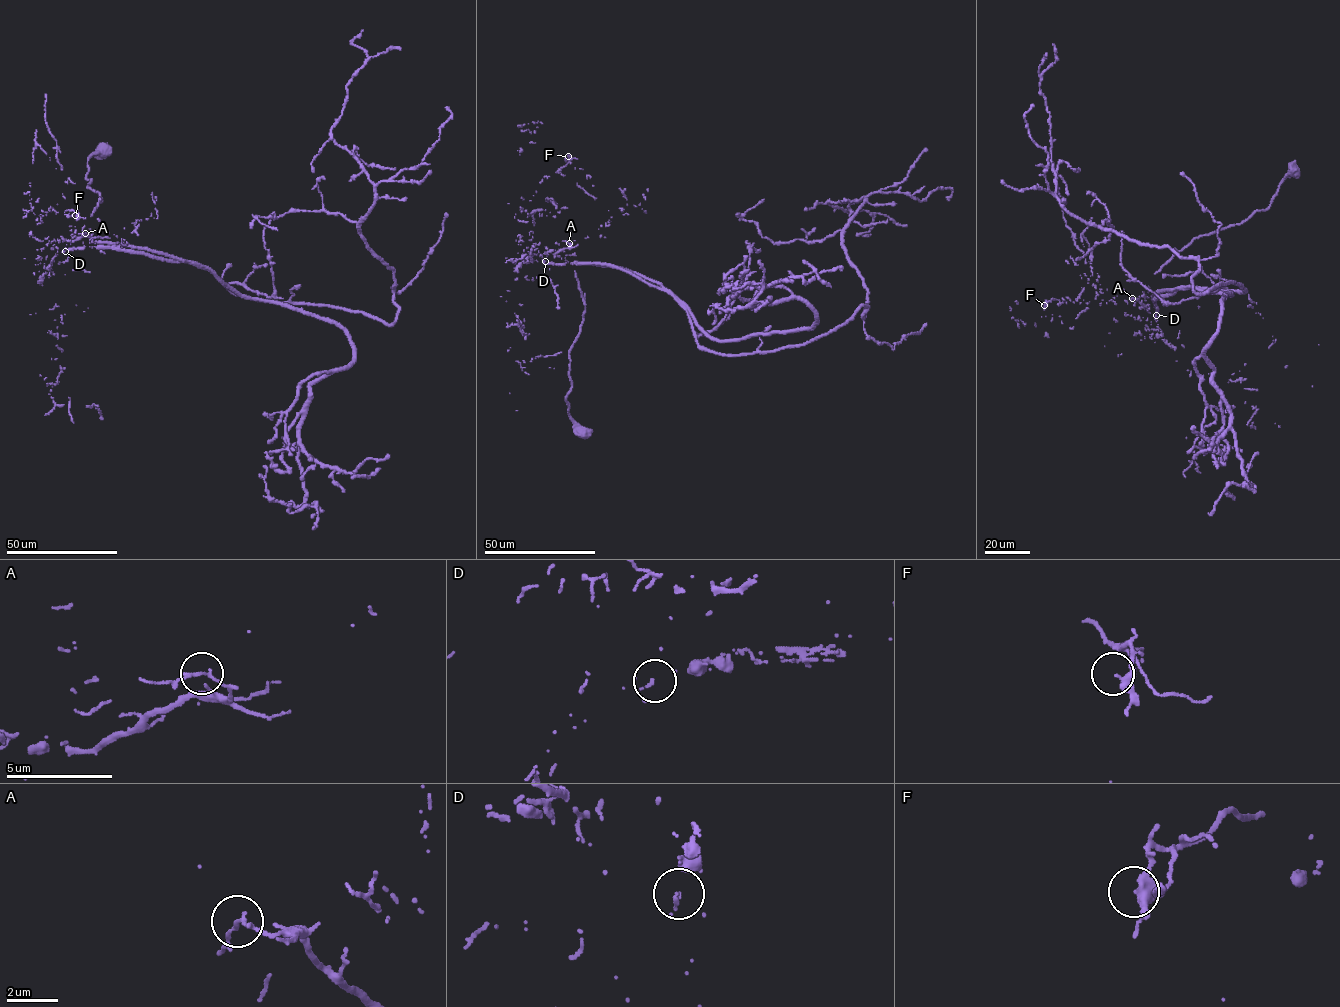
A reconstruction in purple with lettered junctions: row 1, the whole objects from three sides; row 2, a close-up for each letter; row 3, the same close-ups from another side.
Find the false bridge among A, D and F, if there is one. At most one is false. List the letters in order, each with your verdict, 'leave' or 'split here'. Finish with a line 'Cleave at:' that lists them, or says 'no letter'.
A: split here
D: leave
F: leave
Cleave at: A

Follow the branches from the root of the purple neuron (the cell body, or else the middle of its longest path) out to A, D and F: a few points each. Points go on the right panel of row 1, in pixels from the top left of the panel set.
A: (1293, 167), (1267, 208), (1256, 211), (1240, 223), (1195, 238), (1154, 273), (1147, 296), (1140, 303), (1132, 298)
D: (1293, 167), (1267, 208), (1240, 223), (1195, 238), (1154, 273), (1147, 296), (1141, 302), (1156, 315)
F: (1293, 167), (1267, 208), (1195, 238), (1154, 273), (1141, 302), (1158, 329), (1116, 321), (1100, 303), (1044, 305)

